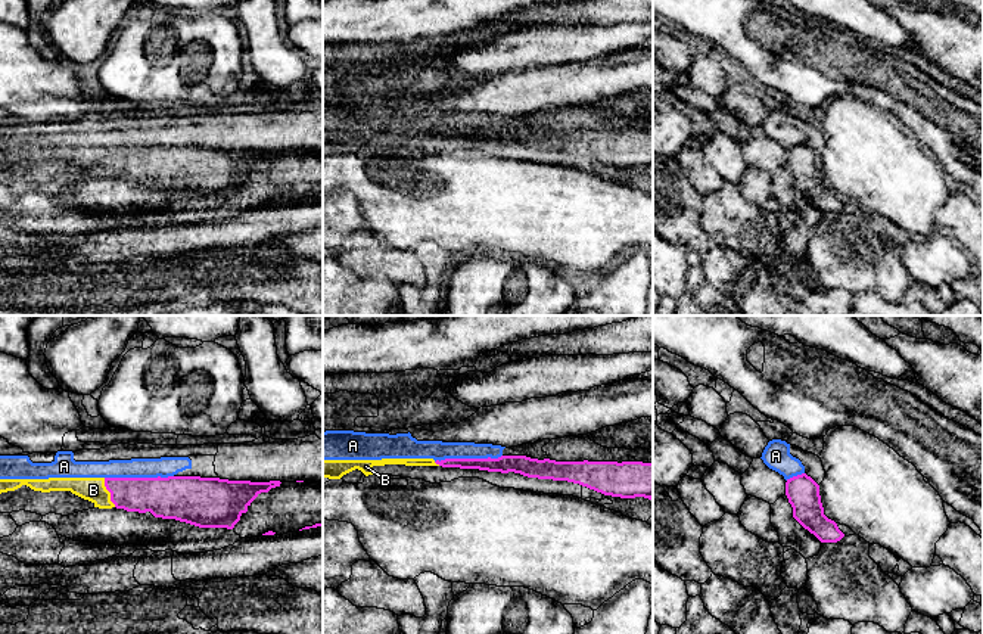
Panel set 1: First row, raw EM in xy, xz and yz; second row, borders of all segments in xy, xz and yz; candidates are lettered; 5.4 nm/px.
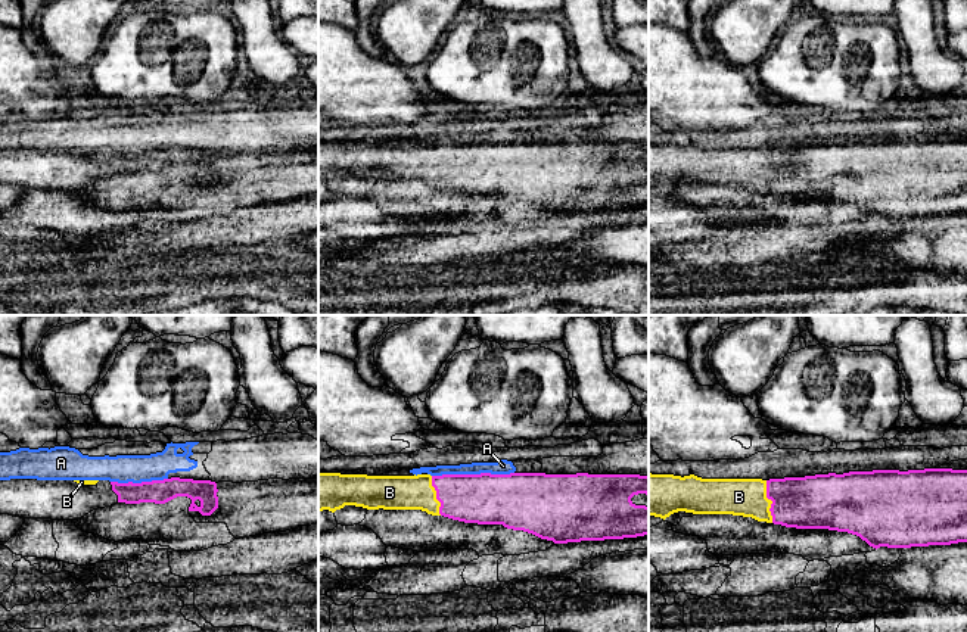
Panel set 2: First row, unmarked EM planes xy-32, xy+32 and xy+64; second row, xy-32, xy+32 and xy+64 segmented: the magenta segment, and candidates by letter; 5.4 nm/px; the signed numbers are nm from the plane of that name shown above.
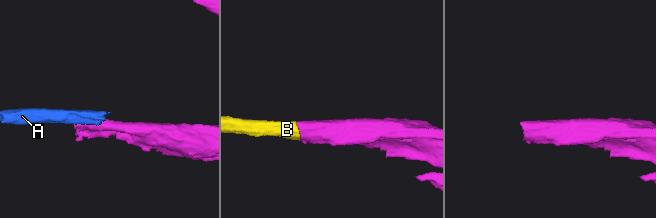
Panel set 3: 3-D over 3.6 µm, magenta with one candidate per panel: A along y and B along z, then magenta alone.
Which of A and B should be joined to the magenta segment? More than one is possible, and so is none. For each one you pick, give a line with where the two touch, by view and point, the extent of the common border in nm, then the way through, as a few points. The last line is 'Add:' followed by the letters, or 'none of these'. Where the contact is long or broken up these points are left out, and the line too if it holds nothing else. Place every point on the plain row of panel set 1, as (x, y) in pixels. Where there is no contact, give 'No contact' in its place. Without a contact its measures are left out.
B: Touches magenta at xy (109, 161). Shared border 170 nm. Path across: xy (133, 164), (109, 161), (93, 159)
Add: B

